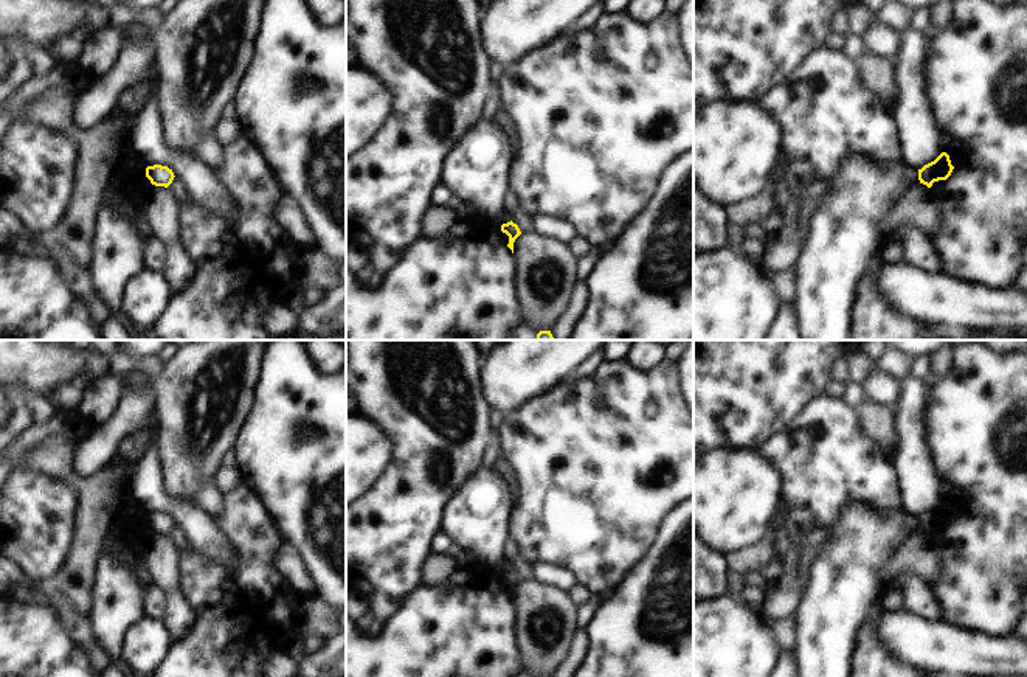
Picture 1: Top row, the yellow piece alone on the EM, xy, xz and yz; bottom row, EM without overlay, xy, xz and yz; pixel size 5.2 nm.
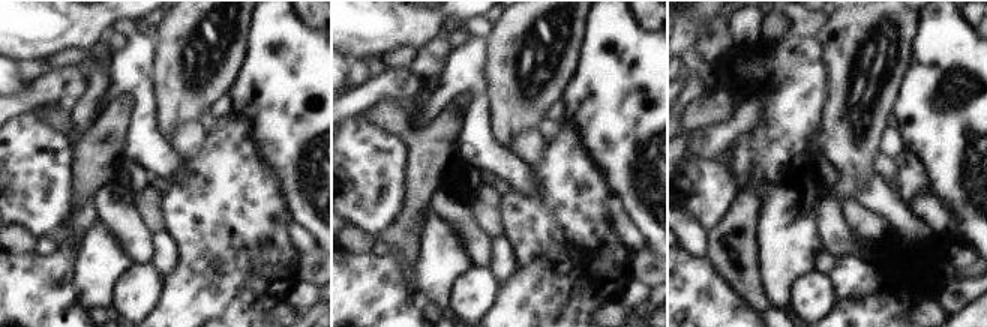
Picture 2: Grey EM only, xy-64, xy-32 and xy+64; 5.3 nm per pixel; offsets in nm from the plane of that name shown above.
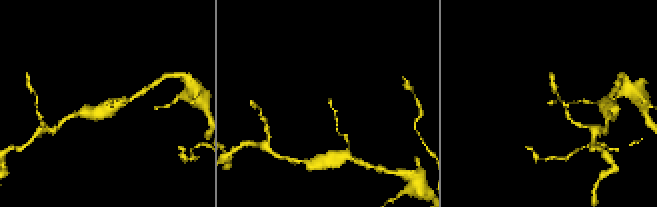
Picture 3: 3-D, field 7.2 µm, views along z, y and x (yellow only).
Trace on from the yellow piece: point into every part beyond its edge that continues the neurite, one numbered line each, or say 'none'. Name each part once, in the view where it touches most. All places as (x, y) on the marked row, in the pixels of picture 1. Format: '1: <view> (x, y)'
none

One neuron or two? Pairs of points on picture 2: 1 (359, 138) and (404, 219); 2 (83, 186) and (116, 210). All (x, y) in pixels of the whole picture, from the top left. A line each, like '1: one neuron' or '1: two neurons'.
1: two neurons
2: two neurons

